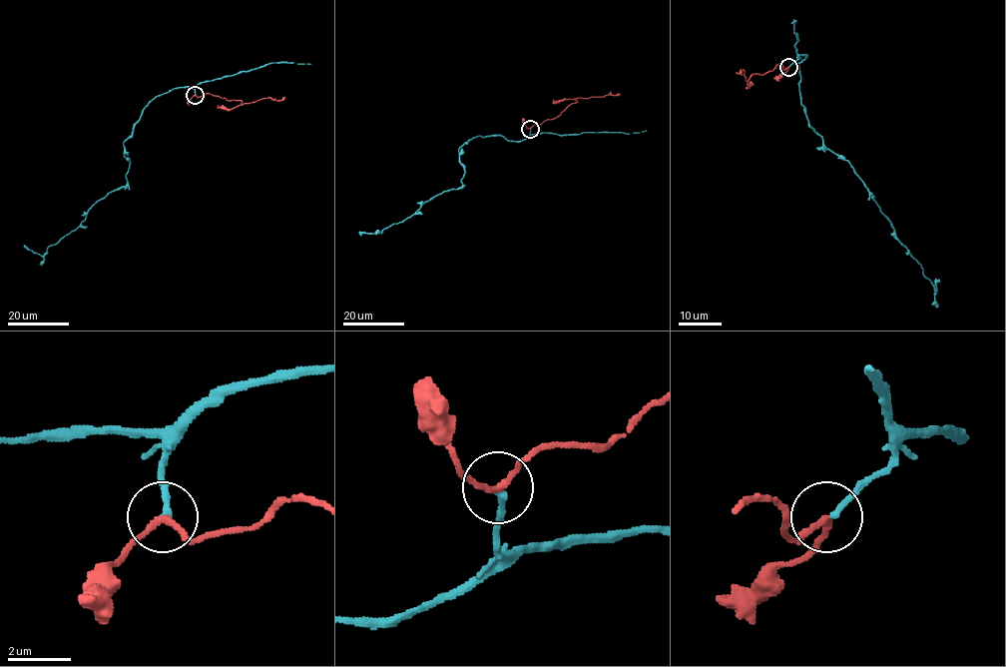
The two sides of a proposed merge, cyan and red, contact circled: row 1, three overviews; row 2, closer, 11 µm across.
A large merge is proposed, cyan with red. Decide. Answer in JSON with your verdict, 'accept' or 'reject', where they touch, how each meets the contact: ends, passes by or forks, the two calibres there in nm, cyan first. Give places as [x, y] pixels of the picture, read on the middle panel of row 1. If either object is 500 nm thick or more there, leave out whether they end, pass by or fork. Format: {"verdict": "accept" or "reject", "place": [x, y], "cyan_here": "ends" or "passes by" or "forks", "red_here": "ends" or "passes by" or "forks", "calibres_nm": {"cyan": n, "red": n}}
{"verdict": "accept", "place": [530, 129], "cyan_here": "ends", "red_here": "passes by", "calibres_nm": {"cyan": 190, "red": 190}}

